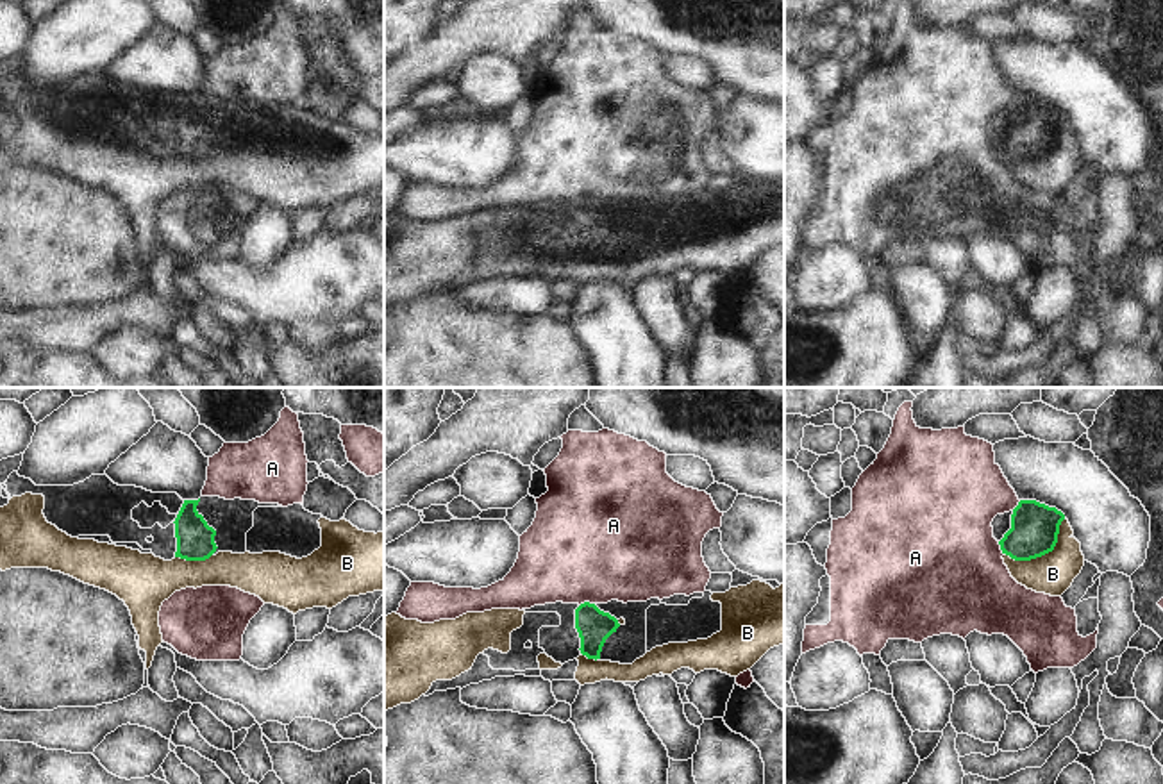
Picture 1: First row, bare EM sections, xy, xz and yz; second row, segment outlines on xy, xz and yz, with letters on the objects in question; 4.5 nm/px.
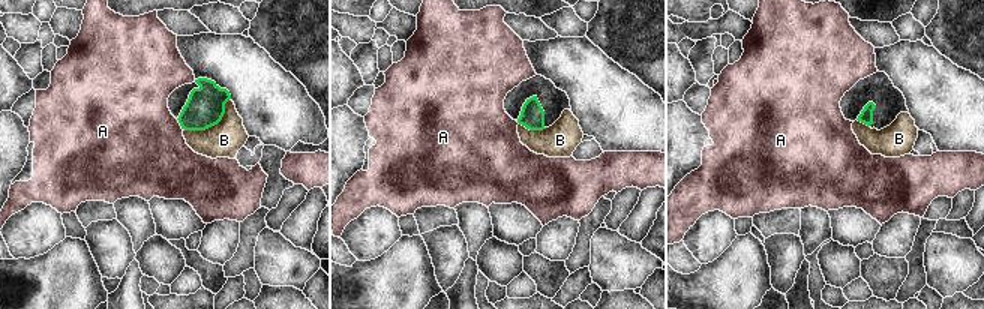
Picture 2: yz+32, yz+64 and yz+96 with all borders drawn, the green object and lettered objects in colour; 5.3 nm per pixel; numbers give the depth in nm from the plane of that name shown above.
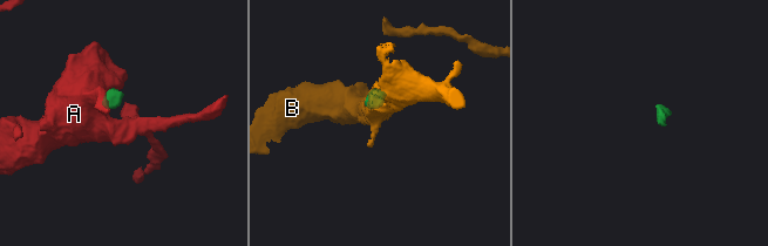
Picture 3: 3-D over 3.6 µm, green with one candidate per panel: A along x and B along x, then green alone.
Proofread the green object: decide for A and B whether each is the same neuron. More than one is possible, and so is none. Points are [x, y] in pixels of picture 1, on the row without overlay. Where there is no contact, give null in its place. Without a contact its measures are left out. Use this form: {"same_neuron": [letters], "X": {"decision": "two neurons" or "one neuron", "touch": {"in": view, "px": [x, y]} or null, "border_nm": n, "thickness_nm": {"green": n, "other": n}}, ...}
{"same_neuron": ["B"], "A": {"decision": "two neurons", "touch": {"in": "xz", "px": [586, 202]}, "border_nm": 70, "thickness_nm": {"green": 160, "other": 500}}, "B": {"decision": "one neuron", "touch": {"in": "yz", "px": [1044, 154]}, "border_nm": 320, "thickness_nm": {"green": 220, "other": 190}}}

